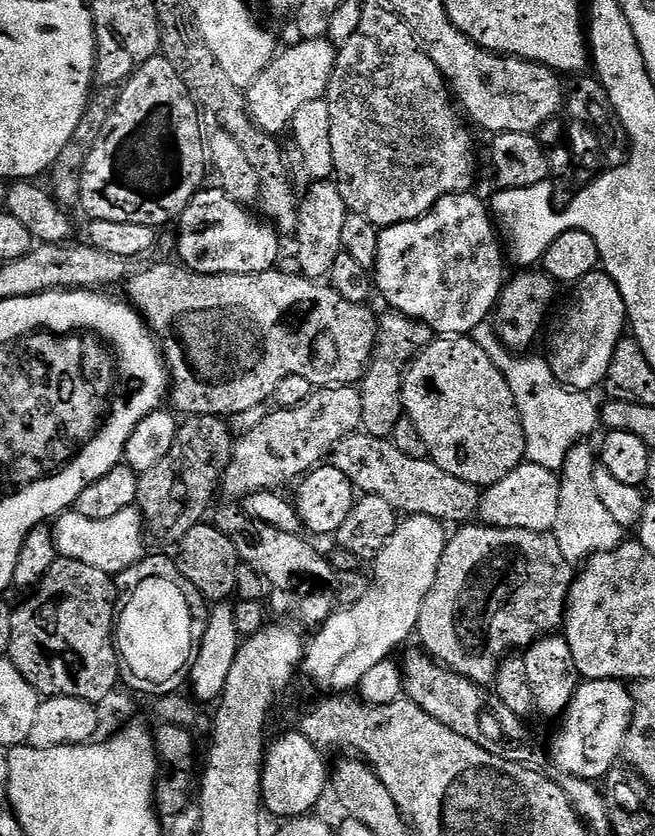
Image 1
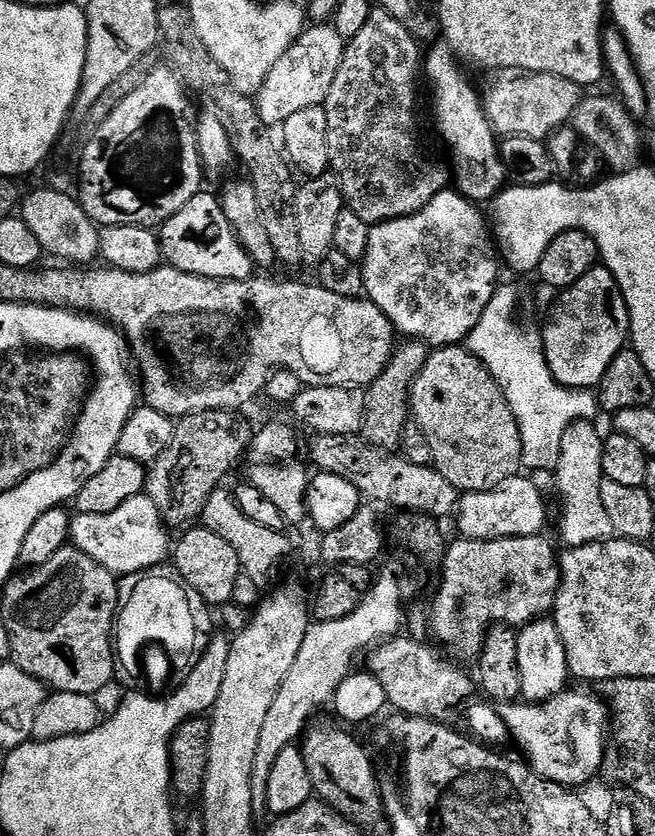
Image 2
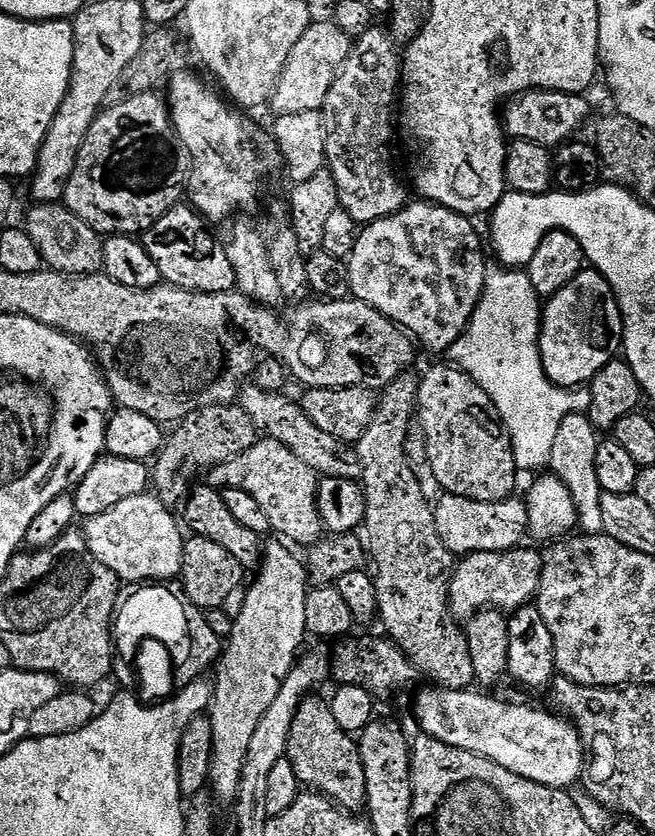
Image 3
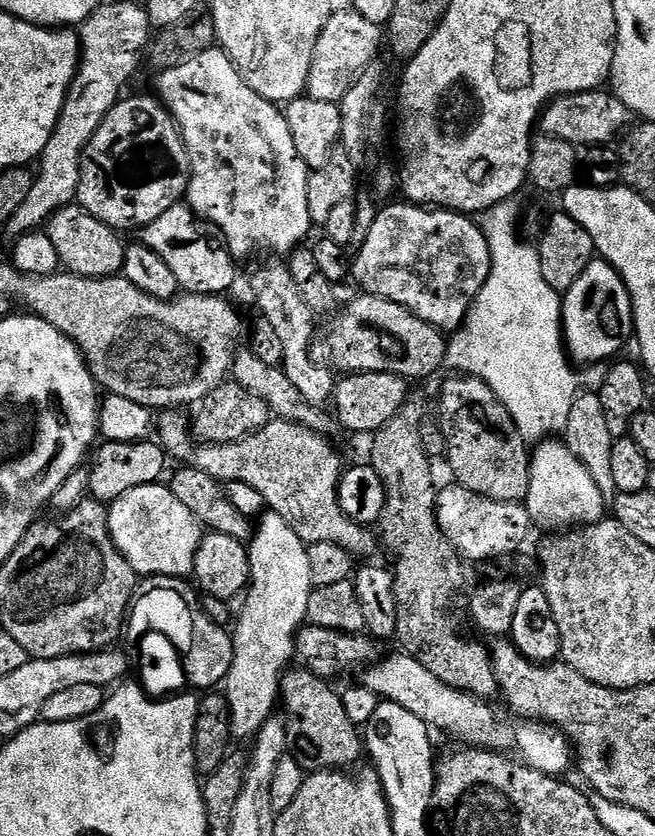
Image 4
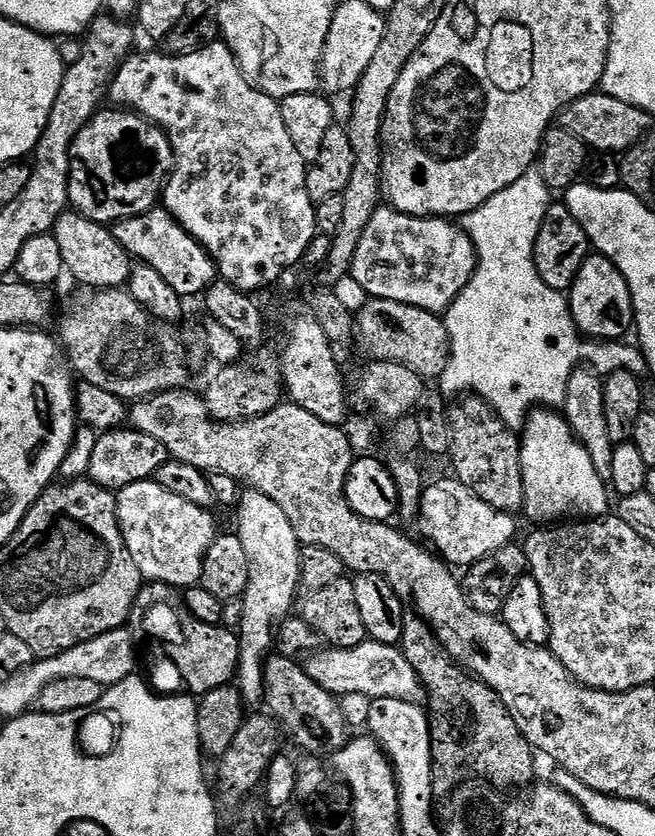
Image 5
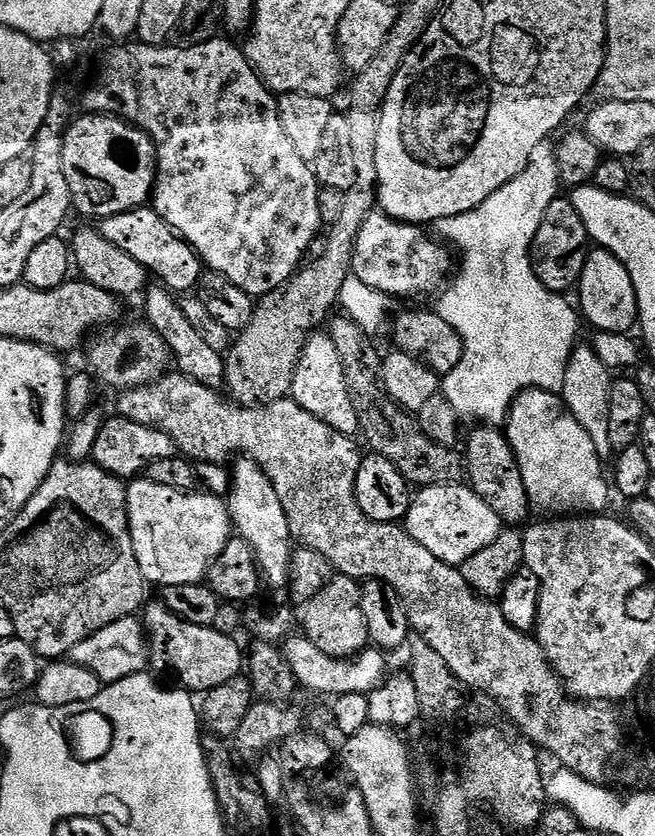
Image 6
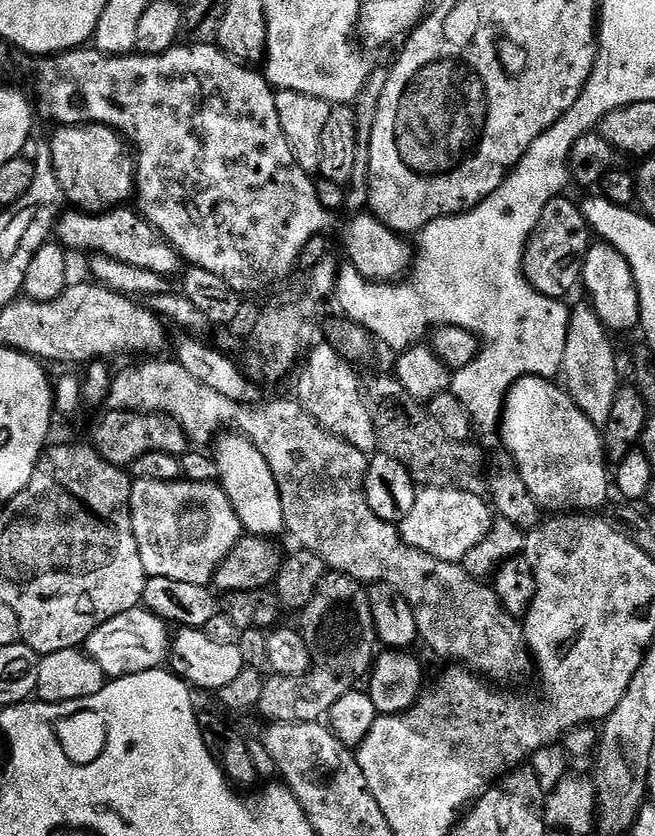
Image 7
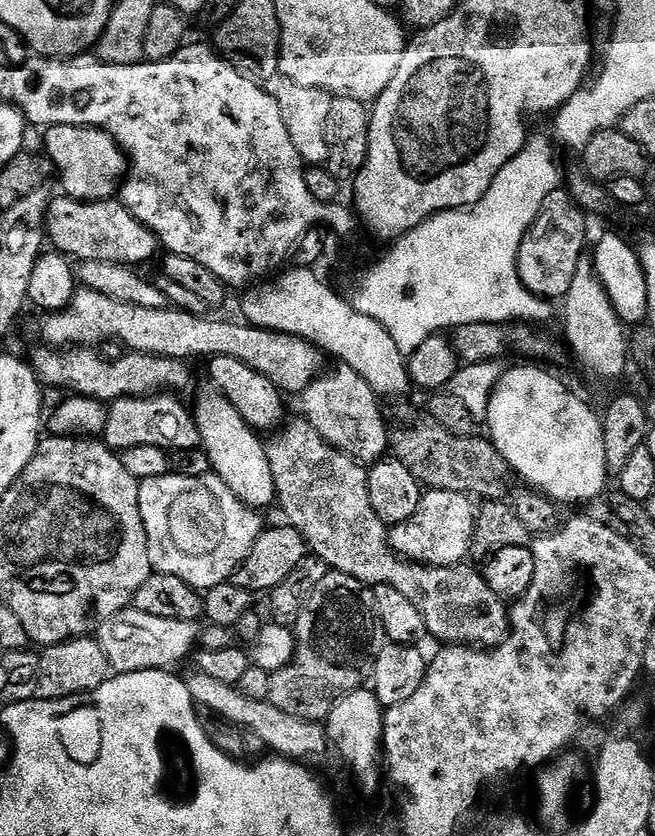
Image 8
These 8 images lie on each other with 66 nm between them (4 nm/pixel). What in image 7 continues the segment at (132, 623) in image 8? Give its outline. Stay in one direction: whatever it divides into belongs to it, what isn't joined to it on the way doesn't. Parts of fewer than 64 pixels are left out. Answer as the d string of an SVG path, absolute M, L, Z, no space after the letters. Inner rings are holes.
M144 607L118 614L109 622L94 630L84 643L88 656L98 662L109 679L144 673L146 670L163 667L171 653L172 632L169 625Z

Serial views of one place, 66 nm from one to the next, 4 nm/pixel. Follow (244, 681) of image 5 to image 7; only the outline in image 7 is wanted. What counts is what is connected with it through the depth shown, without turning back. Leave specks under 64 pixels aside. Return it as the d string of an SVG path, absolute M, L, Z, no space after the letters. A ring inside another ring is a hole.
M243 434L221 435L215 441L215 448L214 457L220 471L218 483L230 498L243 531L254 536L279 537L279 532L285 531L282 494L274 470L270 470L270 462L262 458L258 446L251 444Z

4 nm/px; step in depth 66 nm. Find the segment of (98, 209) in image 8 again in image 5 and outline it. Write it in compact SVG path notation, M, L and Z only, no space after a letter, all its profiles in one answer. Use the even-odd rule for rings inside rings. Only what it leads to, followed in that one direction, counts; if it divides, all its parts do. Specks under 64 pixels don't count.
M157 206L141 216L117 220L110 229L133 261L154 266L154 270L158 270L158 274L162 274L162 278L166 278L166 282L170 282L170 286L174 286L174 290L178 290L180 296L199 297L208 291L214 280L208 252L173 218L167 208Z

